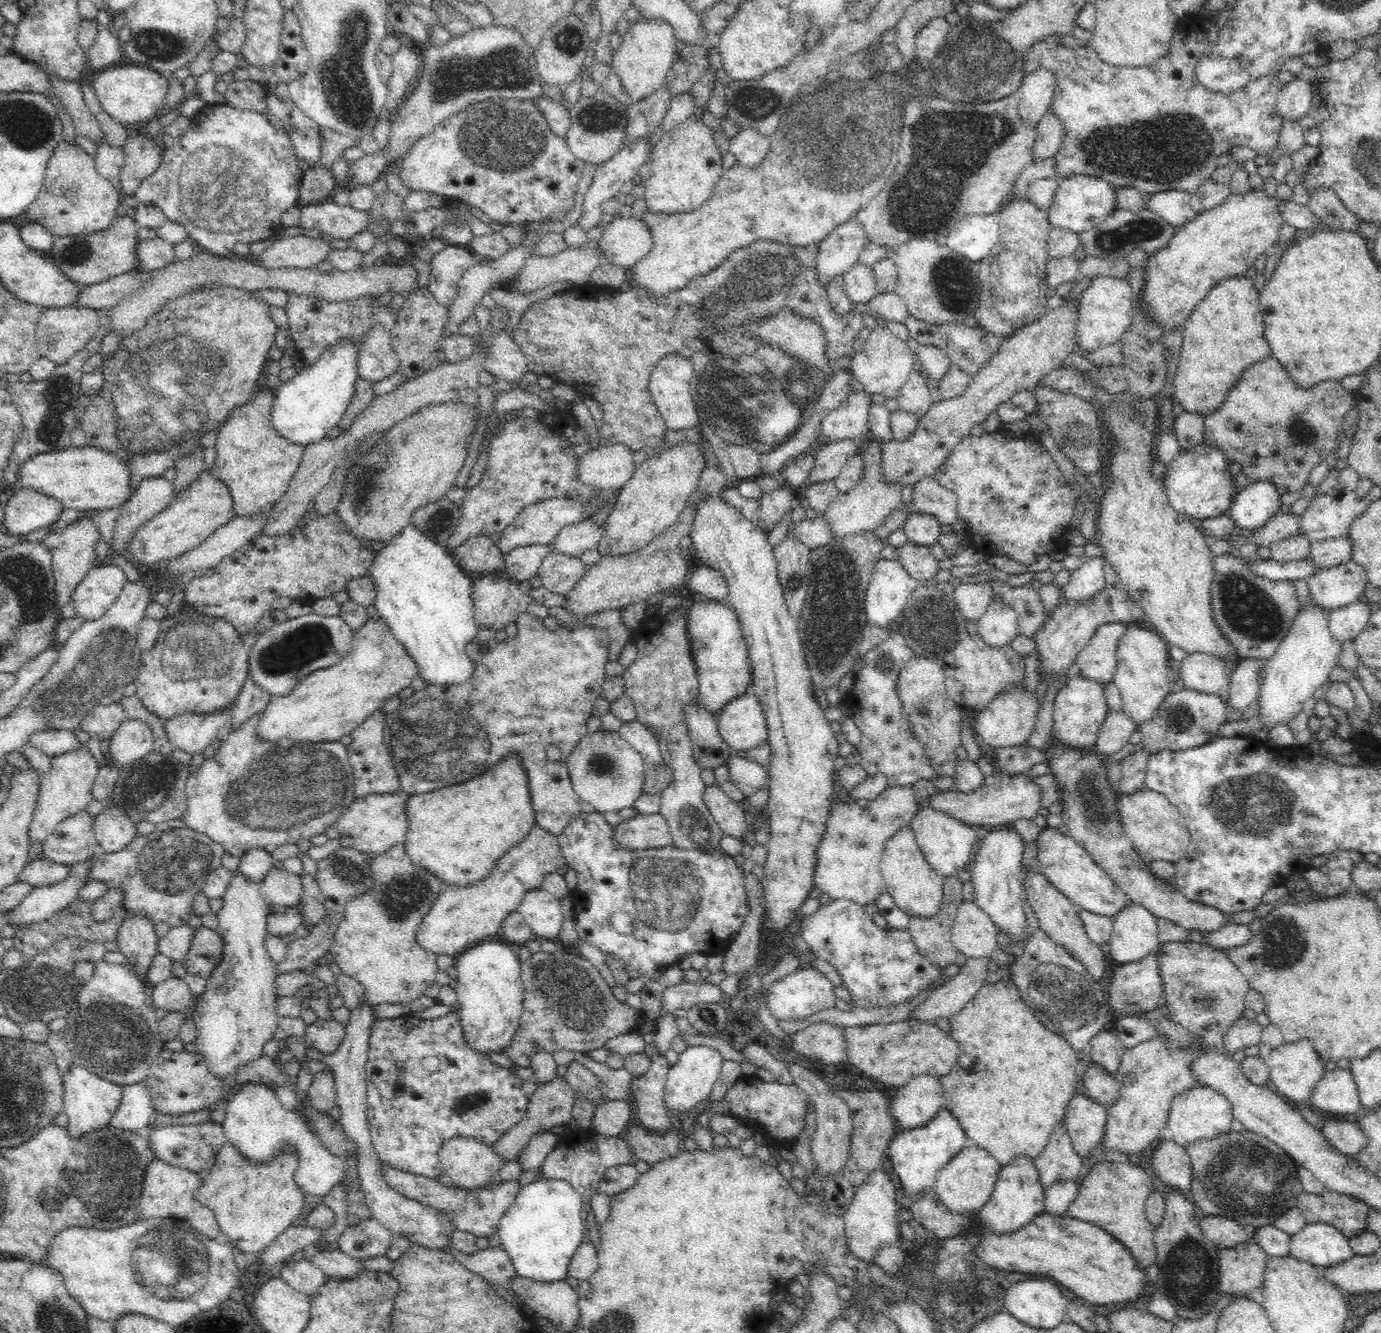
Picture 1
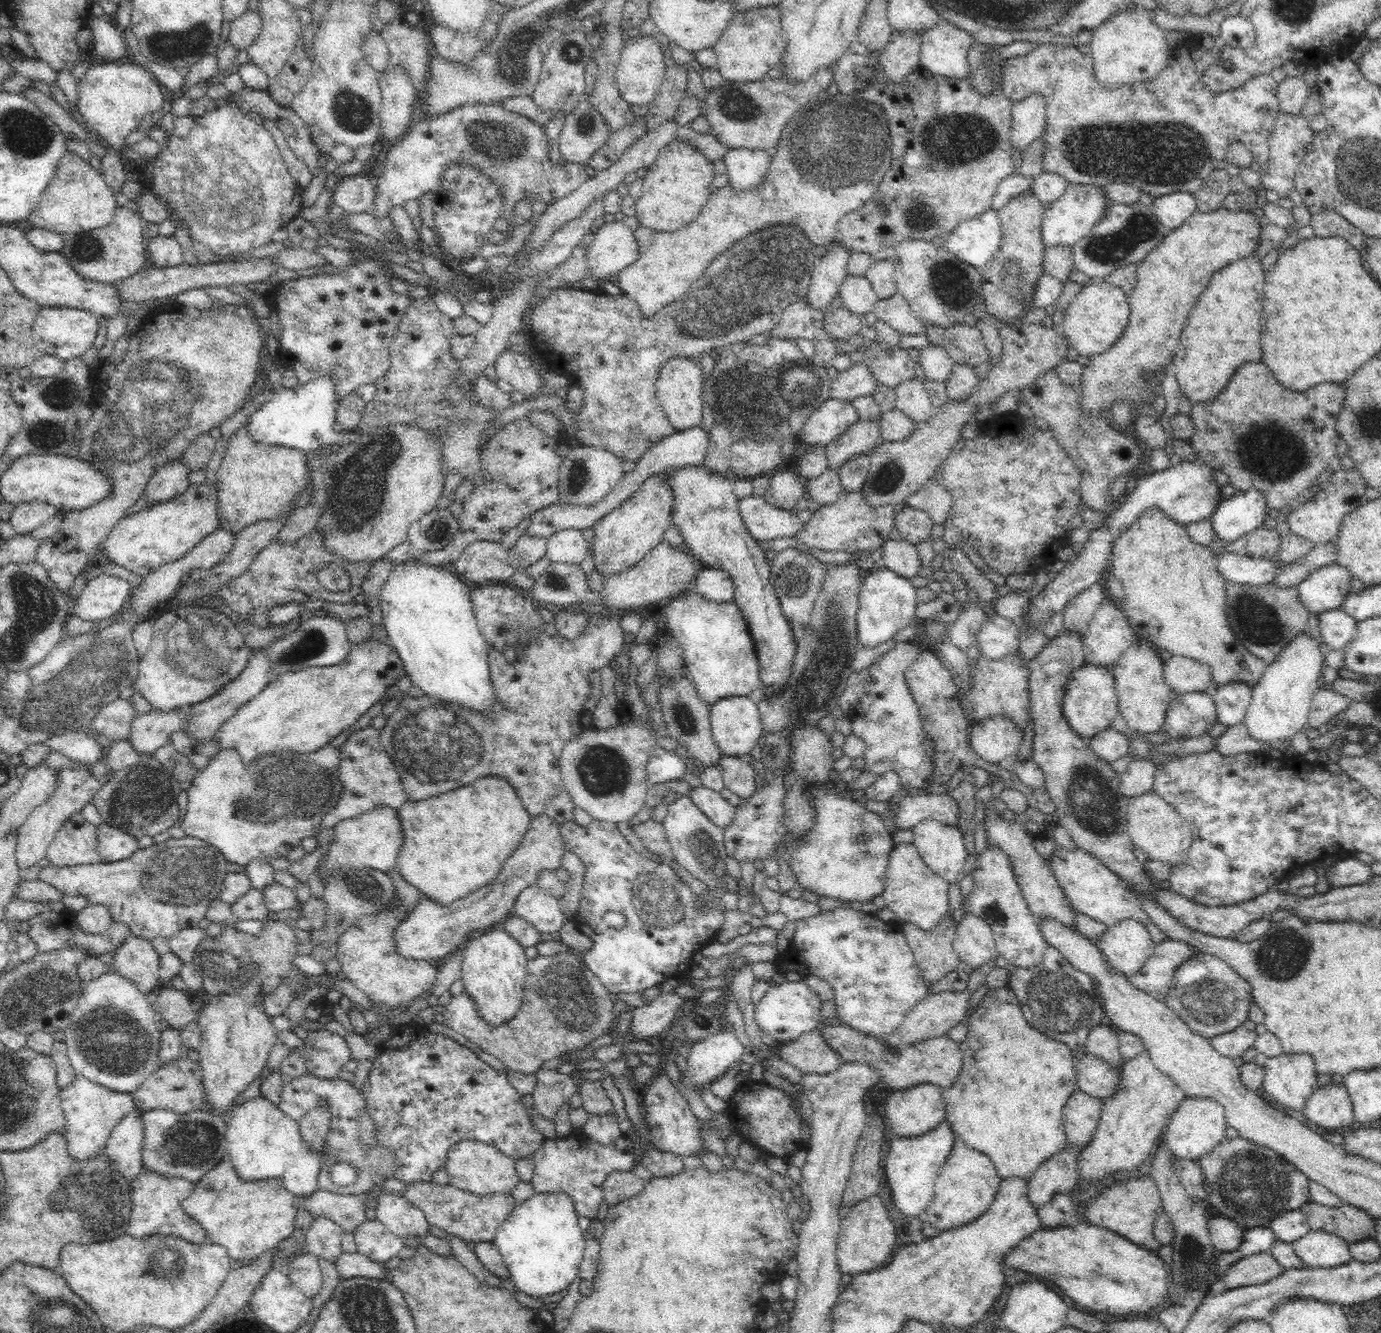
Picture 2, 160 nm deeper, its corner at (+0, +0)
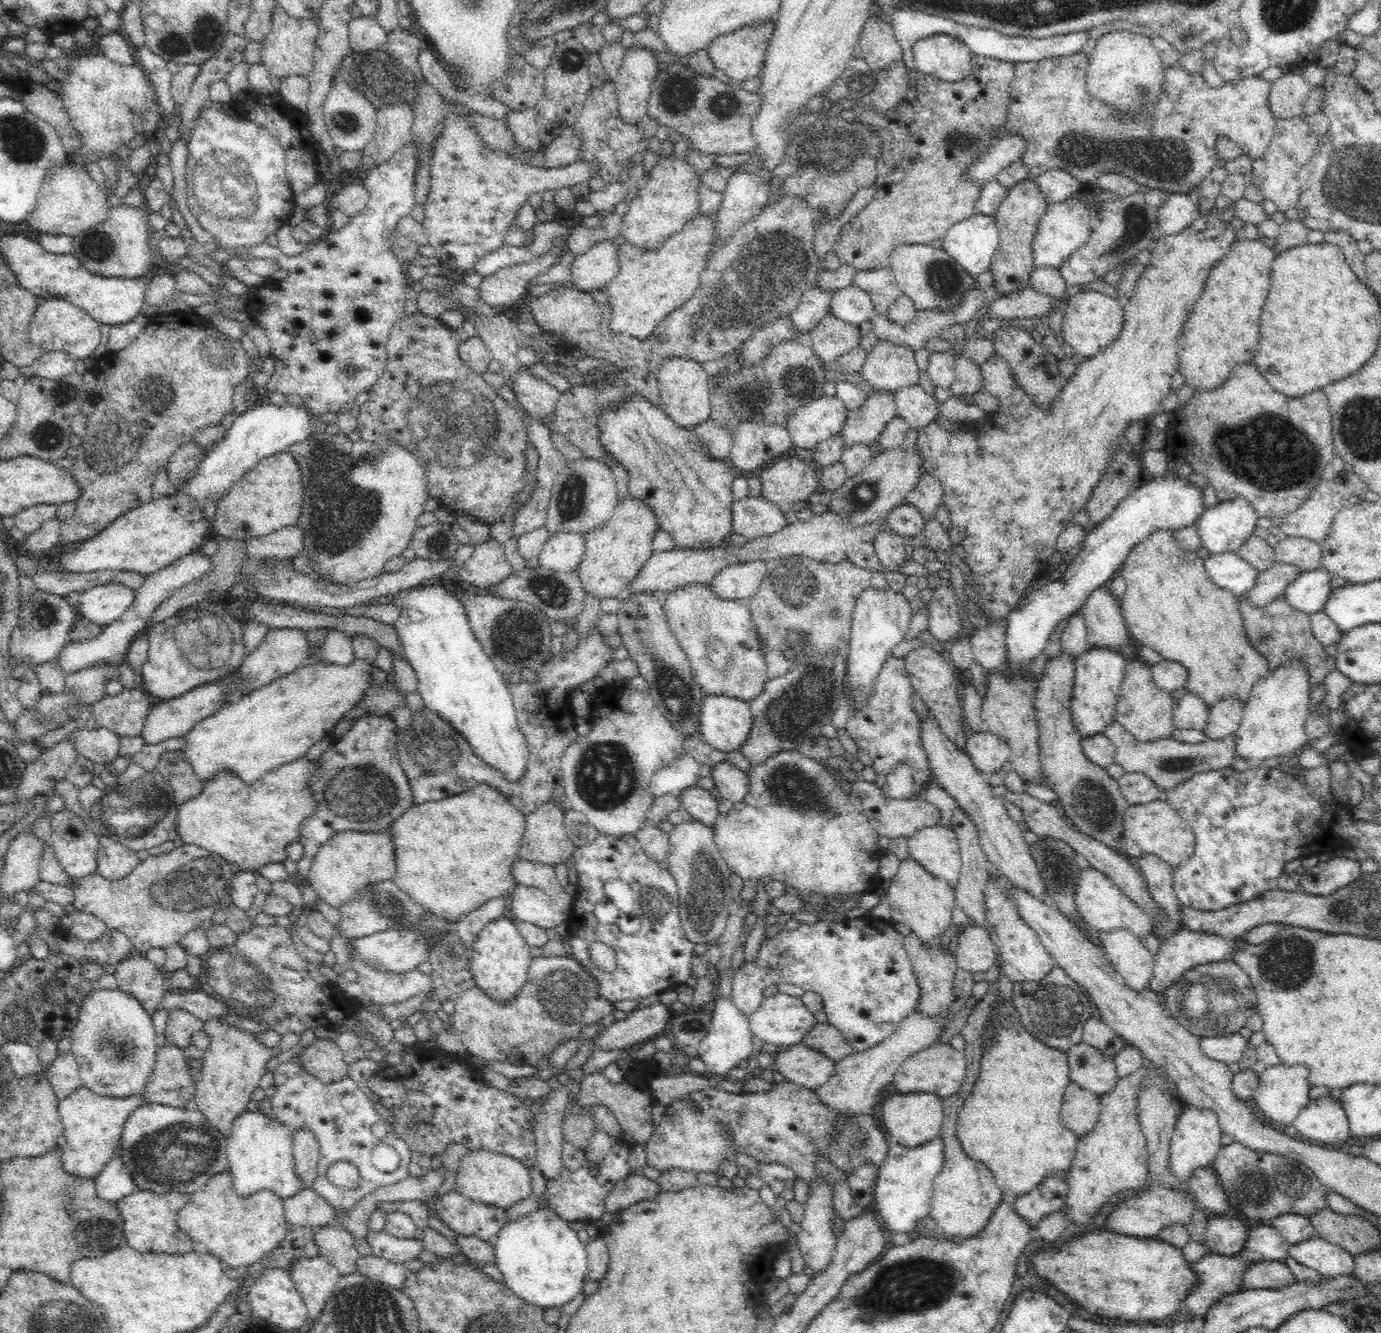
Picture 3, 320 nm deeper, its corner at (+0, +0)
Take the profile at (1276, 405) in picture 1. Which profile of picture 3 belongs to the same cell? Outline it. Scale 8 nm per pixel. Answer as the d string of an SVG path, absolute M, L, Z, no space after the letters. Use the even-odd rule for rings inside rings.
M1254 364L1236 366L1229 374L1226 382L1223 382L1218 388L1194 390L1188 404L1180 405L1171 415L1171 424L1167 430L1169 434L1167 451L1172 452L1177 458L1185 460L1194 472L1202 474L1208 480L1208 484L1215 490L1218 502L1242 496L1251 502L1255 513L1260 518L1284 517L1288 513L1294 512L1311 495L1313 488L1321 481L1325 466L1335 456L1332 434L1333 422L1326 393L1323 390L1314 390L1314 392L1310 392L1306 396L1300 396L1300 398L1282 396L1282 394L1278 394L1276 390L1270 388L1270 384L1260 376L1260 372L1256 370Z

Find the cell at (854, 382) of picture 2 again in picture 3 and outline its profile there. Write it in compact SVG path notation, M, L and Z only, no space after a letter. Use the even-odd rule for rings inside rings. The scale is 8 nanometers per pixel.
M876 340L876 345L864 361L860 376L863 382L868 382L875 390L884 389L895 393L904 386L918 385L920 380L914 350L903 344Z

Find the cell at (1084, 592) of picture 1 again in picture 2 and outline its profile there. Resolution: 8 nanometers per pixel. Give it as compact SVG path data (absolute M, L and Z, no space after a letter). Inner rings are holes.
M1105 582L1090 586L1089 590L1074 598L1063 613L1064 631L1084 633L1089 628L1089 622L1100 608L1100 604L1106 598L1109 598L1109 594Z

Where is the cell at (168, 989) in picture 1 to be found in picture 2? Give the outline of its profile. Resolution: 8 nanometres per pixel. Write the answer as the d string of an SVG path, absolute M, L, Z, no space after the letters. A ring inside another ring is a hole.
M162 985L156 992L158 996L155 1010L159 1018L168 1022L169 1028L181 1030L192 1020L197 1020L198 1013L193 1009L191 993L168 985Z

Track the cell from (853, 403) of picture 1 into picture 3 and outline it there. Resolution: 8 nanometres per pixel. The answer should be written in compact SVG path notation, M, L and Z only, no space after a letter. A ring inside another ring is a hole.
M823 394L816 400L811 400L791 412L786 423L793 446L813 450L815 446L833 434L840 433L848 414L844 403L836 396L827 397Z

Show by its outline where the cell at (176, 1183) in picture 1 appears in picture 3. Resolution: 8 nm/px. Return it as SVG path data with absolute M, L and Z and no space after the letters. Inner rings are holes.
M135 1189L132 1194L117 1200L123 1220L125 1244L138 1252L157 1252L158 1254L186 1254L199 1249L193 1238L182 1232L176 1224L181 1208L190 1202L191 1195L181 1192L156 1194L151 1190Z

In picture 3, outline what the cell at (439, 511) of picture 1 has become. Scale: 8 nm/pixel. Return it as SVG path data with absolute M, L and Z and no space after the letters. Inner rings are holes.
M439 521L428 525L422 524L414 530L409 548L415 552L418 558L430 561L450 561L458 550L458 539L452 533L450 524Z

